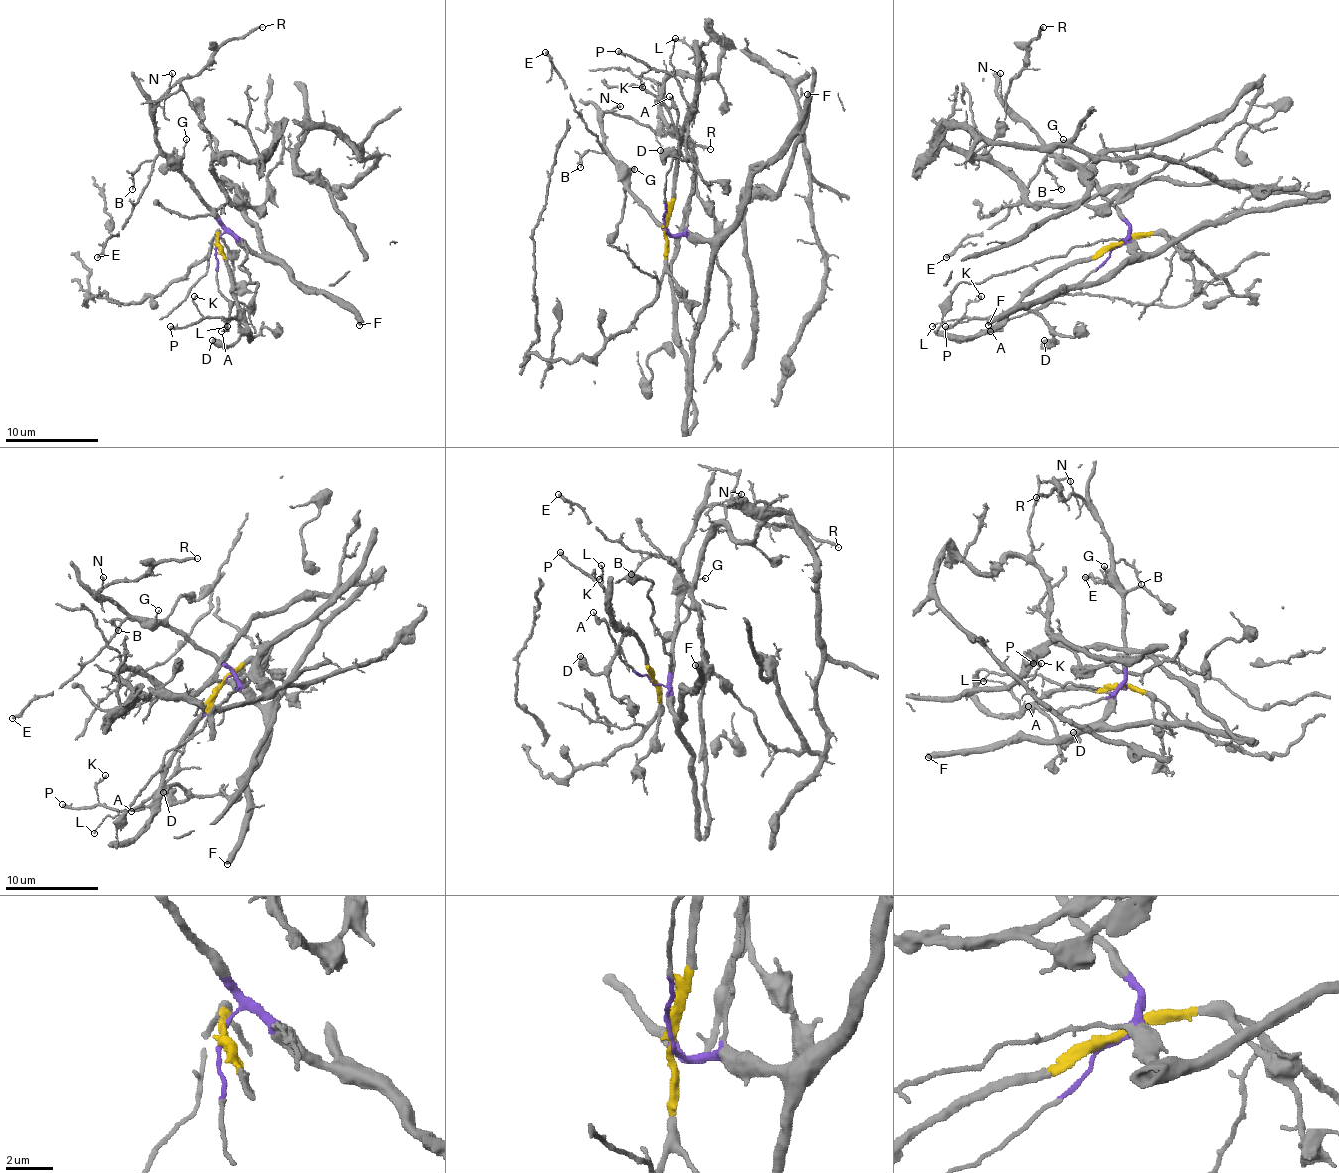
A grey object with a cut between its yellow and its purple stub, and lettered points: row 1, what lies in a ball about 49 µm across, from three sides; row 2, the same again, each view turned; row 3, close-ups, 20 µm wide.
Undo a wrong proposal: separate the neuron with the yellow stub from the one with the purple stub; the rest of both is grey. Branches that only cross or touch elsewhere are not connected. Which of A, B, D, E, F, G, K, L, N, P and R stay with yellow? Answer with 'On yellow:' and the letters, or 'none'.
On yellow: D, K, L, P

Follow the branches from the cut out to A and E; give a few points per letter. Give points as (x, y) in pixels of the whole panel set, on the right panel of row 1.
A: (1121, 244), (1076, 283), (1039, 307), (1006, 318), (990, 330)
E: (1121, 244), (1130, 232), (1121, 211), (1081, 171), (1065, 169), (1048, 155), (1009, 213), (966, 237), (945, 258)

